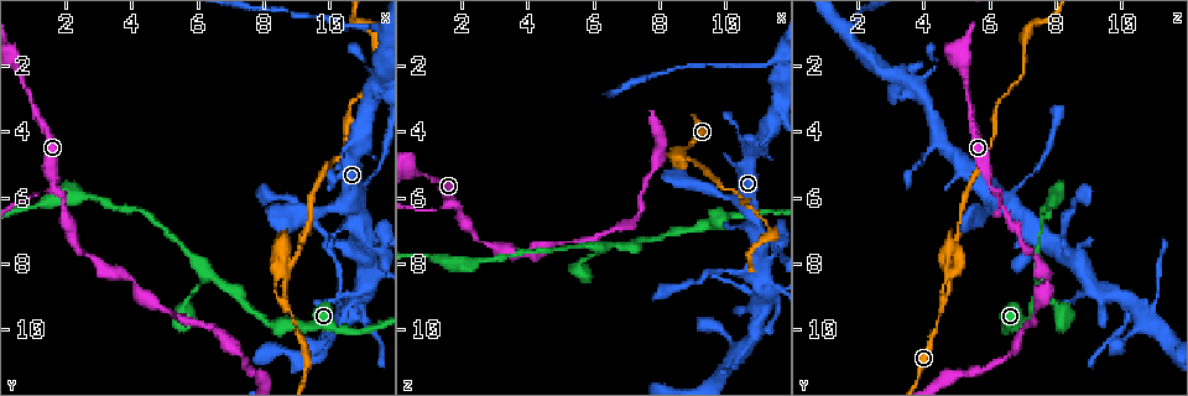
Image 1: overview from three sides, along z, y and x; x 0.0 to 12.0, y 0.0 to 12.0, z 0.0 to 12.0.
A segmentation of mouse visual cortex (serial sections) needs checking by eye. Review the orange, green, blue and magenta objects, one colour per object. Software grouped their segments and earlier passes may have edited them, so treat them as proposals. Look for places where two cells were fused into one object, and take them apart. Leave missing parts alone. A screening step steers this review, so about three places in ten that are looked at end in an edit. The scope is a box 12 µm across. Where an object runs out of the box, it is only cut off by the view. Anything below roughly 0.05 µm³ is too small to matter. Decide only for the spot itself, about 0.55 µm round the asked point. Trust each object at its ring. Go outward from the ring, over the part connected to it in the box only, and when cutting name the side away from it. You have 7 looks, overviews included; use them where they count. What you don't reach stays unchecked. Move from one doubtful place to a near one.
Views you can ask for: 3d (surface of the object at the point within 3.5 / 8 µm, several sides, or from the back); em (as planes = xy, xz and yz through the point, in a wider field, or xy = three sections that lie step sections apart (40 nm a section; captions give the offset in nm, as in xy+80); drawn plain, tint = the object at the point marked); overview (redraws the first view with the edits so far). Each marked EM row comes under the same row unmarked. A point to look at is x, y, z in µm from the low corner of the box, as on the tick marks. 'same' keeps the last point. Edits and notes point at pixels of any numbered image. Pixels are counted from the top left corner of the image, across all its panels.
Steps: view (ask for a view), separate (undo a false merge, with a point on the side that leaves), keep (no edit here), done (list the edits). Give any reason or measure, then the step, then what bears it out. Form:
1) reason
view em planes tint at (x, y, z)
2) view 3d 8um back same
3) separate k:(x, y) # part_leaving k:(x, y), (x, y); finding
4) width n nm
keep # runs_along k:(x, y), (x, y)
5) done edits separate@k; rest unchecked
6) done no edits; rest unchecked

thin neck
view 3d 3.5um back at (9.0, 9.8, 4.4)

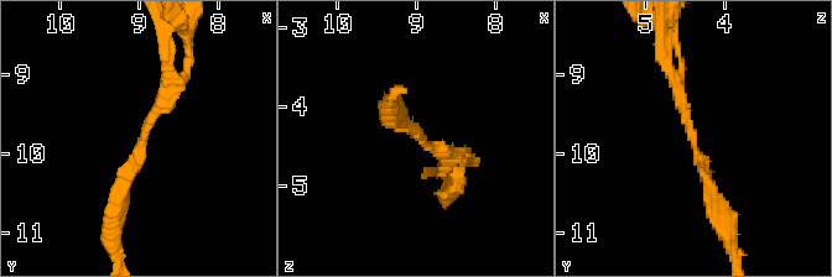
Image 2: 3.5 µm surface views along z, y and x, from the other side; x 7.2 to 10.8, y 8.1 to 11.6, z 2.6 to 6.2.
arm_widths 200, 200 nm
view em xy step 2 tint at (9.00, 9.85, 4.35)

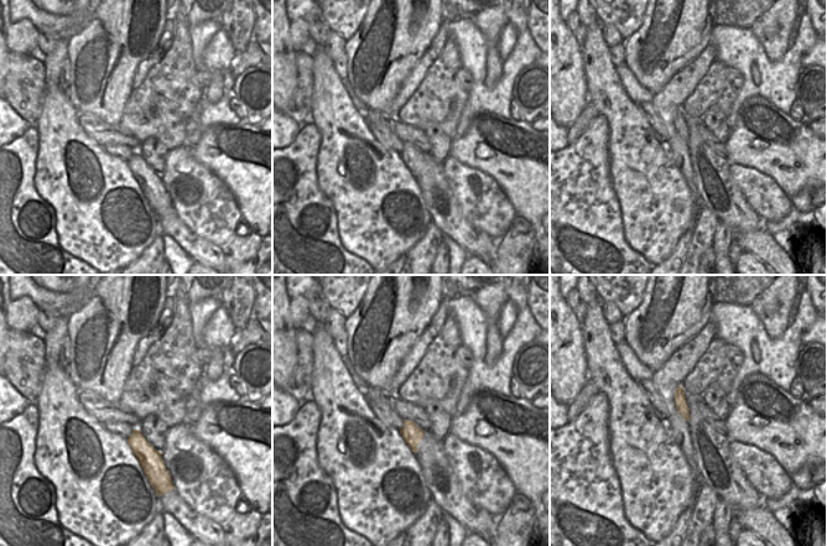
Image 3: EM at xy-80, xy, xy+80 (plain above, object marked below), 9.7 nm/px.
keep # runs_along 2:(115, 215), (168, 74); one cell here

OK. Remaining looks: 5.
view 3d 3.5um at (8.5, 8.2, 4.7)

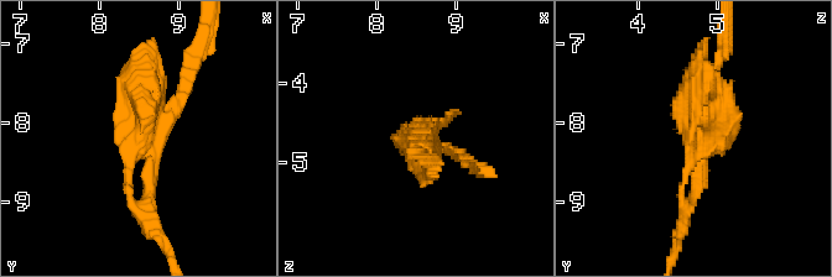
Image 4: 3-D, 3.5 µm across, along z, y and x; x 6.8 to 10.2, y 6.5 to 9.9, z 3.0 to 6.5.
view em xy step 1 tint at (8.55, 8.15, 4.80)

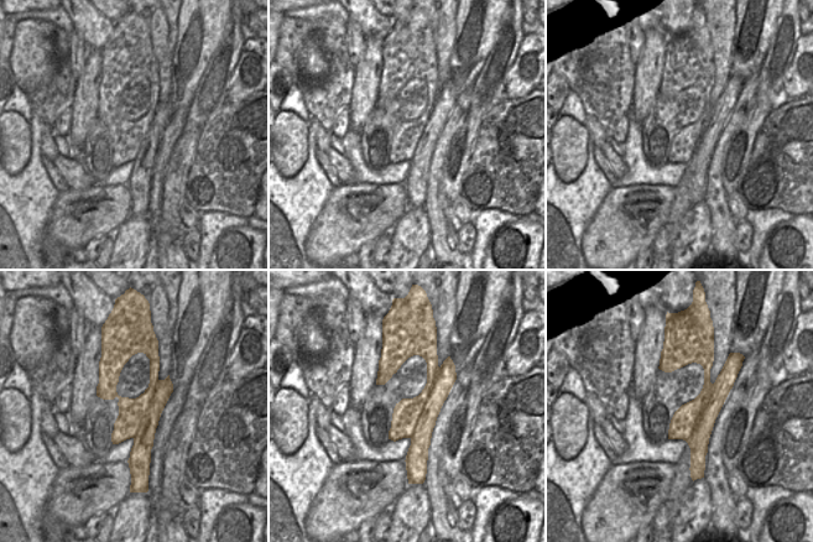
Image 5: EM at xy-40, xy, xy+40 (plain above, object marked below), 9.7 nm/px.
separate 4:(136, 85) # border 5:(439, 368), (432, 392), (411, 438); two cells meet here

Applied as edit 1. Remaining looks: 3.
view overview

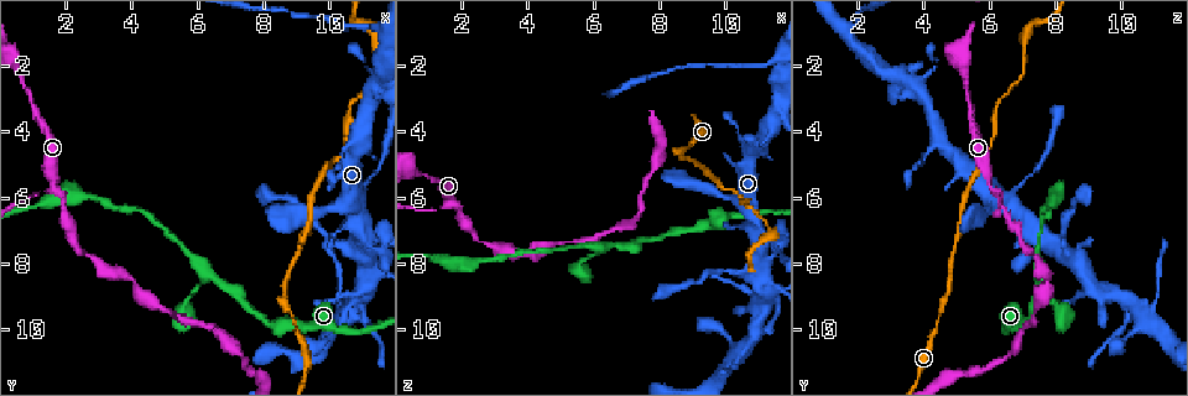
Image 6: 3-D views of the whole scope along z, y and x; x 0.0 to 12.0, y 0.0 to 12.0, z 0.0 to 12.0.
calibre changes
view 3d 3.5um at (11.0, 5.7, 6.9)

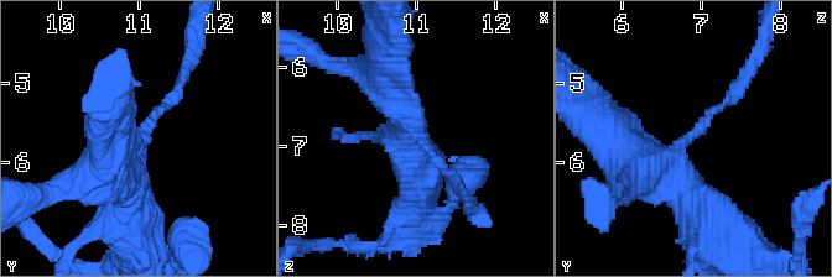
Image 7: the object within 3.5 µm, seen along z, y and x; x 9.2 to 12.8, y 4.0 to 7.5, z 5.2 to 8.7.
arm_widths 100, 500 nm
view em xy step 1 tint at (11.00, 5.70, 6.85)

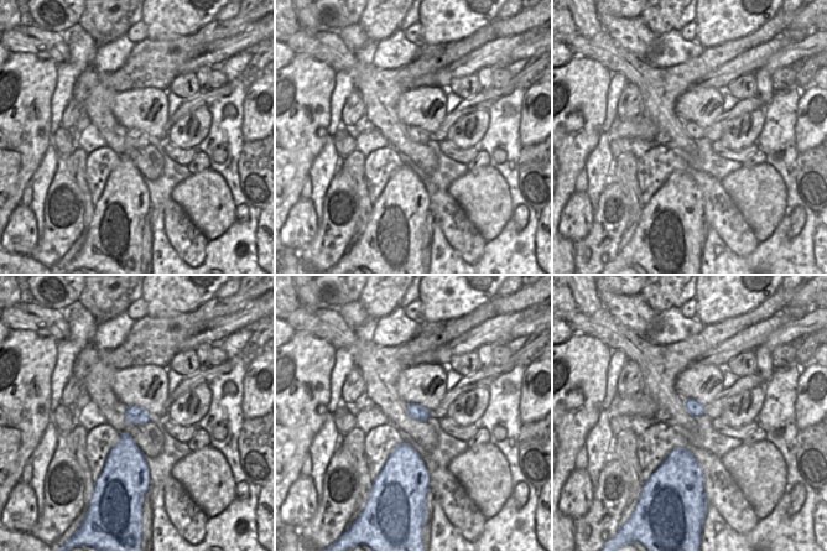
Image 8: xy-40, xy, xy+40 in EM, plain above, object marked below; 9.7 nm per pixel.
keep # runs_along 7:(633, 156), (664, 167), (740, 84); continuous, no second cell

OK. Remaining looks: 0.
done edits separate@4; rest unchecked

